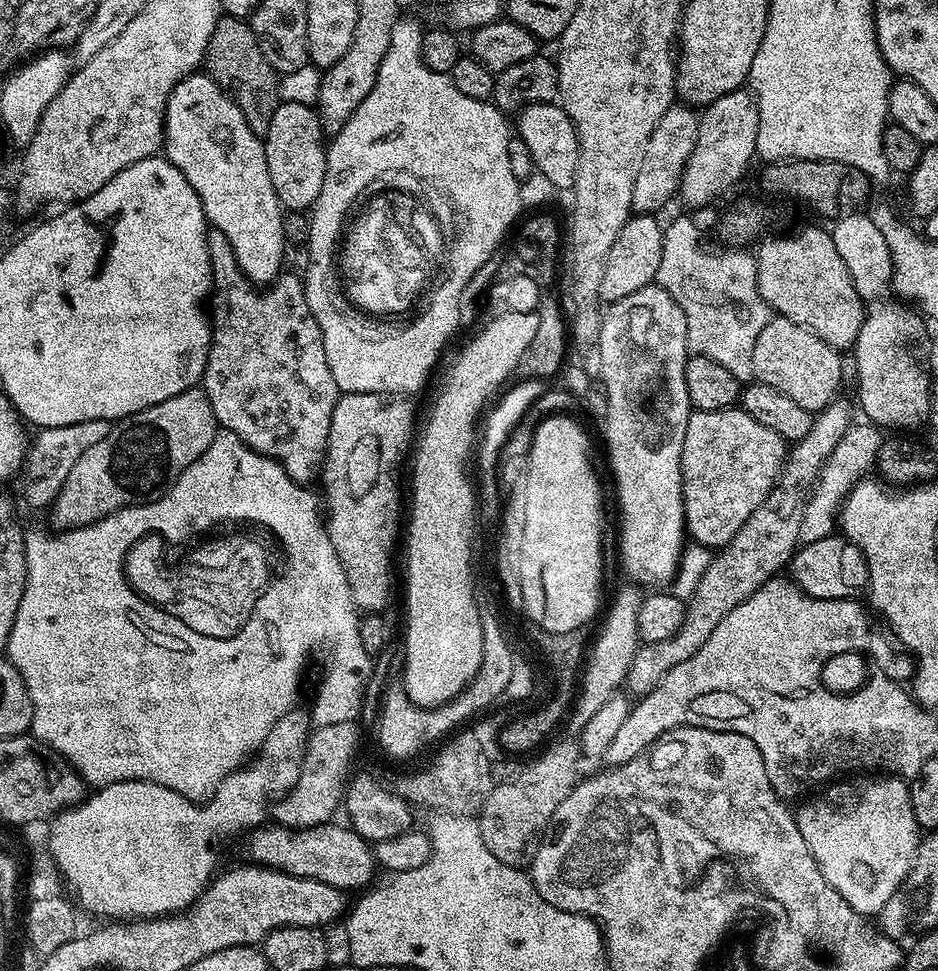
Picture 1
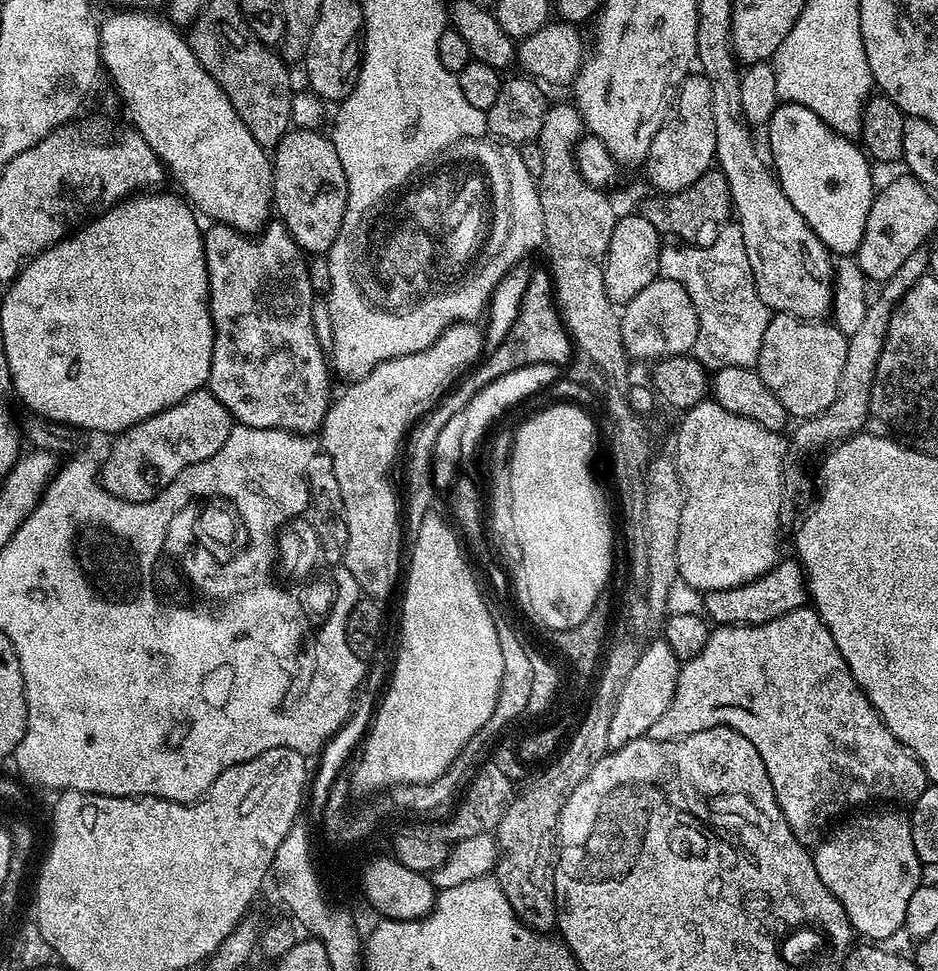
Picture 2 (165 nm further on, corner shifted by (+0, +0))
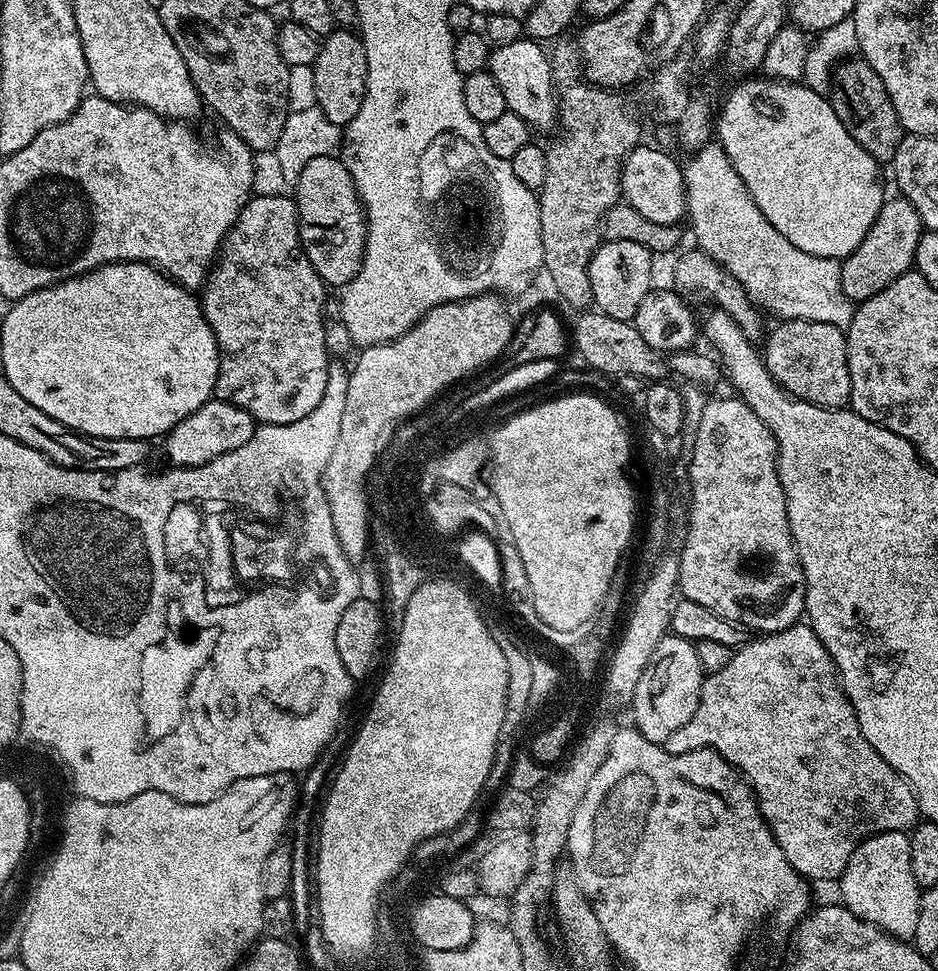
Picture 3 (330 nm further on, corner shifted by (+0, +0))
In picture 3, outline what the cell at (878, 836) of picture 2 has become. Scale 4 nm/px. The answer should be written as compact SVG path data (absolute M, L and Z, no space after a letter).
M878 832L861 839L841 874L839 899L858 918L870 922L897 940L911 941L918 930L922 889L911 874L911 842L908 832Z

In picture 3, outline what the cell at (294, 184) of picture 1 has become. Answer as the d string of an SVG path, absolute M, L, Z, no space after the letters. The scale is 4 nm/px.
M333 156L314 158L307 162L306 168L294 183L294 199L296 213L300 223L300 241L304 247L306 258L318 270L325 285L343 289L354 278L360 268L360 259L364 257L364 233L366 231L366 217L362 211L360 195L356 192L354 178L350 178L350 170L346 170L343 159Z

